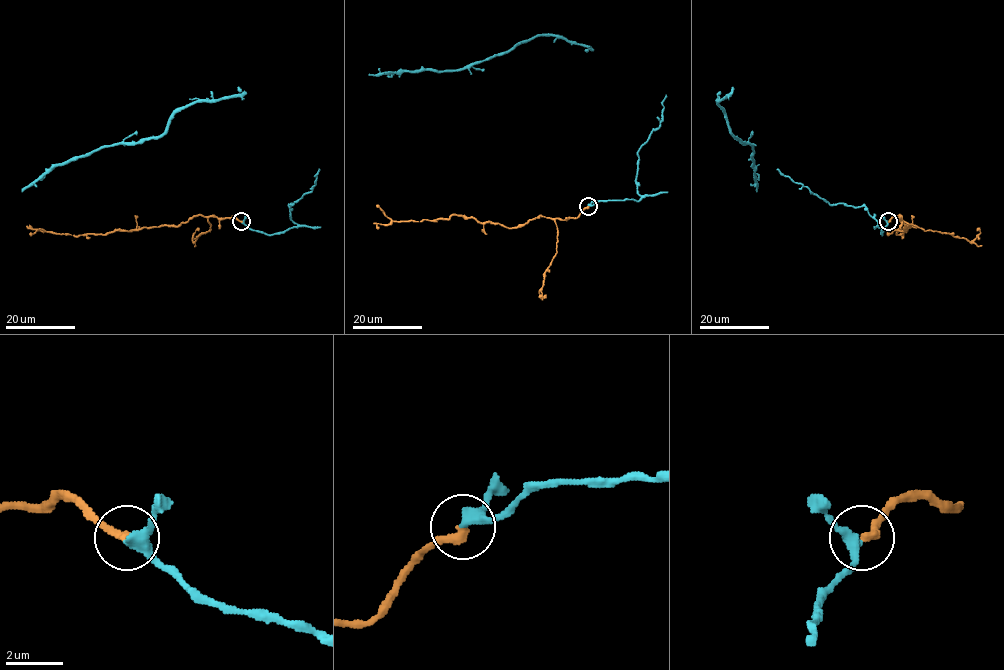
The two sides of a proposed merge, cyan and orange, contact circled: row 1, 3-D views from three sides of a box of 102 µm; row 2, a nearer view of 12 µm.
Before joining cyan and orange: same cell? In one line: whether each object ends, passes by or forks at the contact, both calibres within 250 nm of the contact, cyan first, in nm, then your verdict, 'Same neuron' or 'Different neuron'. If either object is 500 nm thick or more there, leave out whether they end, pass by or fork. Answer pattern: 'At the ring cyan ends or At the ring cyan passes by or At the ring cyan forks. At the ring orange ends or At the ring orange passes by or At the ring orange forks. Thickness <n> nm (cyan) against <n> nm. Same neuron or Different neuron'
At the ring cyan passes by. At the ring orange ends. Thickness 320 nm (cyan) against 320 nm. Same neuron

